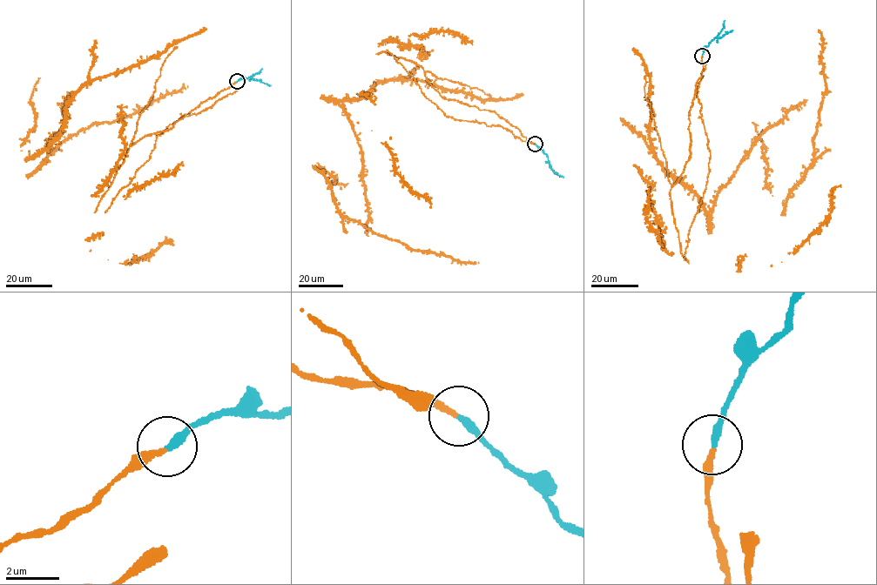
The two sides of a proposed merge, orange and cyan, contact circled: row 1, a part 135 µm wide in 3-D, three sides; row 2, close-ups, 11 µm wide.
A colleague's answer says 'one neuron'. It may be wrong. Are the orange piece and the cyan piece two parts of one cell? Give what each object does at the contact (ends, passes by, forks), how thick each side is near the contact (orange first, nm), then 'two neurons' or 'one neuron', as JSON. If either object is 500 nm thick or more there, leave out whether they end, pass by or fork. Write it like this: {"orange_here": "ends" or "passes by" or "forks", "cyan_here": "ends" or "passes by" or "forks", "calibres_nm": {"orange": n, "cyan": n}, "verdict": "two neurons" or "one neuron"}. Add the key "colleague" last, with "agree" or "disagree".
{"orange_here": "ends", "cyan_here": "ends", "calibres_nm": {"orange": 240, "cyan": 280}, "verdict": "two neurons", "colleague": "disagree"}

